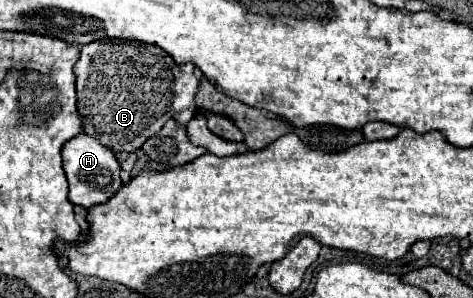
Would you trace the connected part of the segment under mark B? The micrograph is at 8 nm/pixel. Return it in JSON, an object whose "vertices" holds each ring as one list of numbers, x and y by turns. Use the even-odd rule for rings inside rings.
{"vertices":[[100,39,80,47,80,59,74,67,76,93,78,93,78,113,82,117,84,133,96,137,102,145,112,151,138,151,148,137,158,133,168,119,186,125,196,115,196,91,198,79,194,75,192,63,176,63,158,45,148,45,128,39]]}

